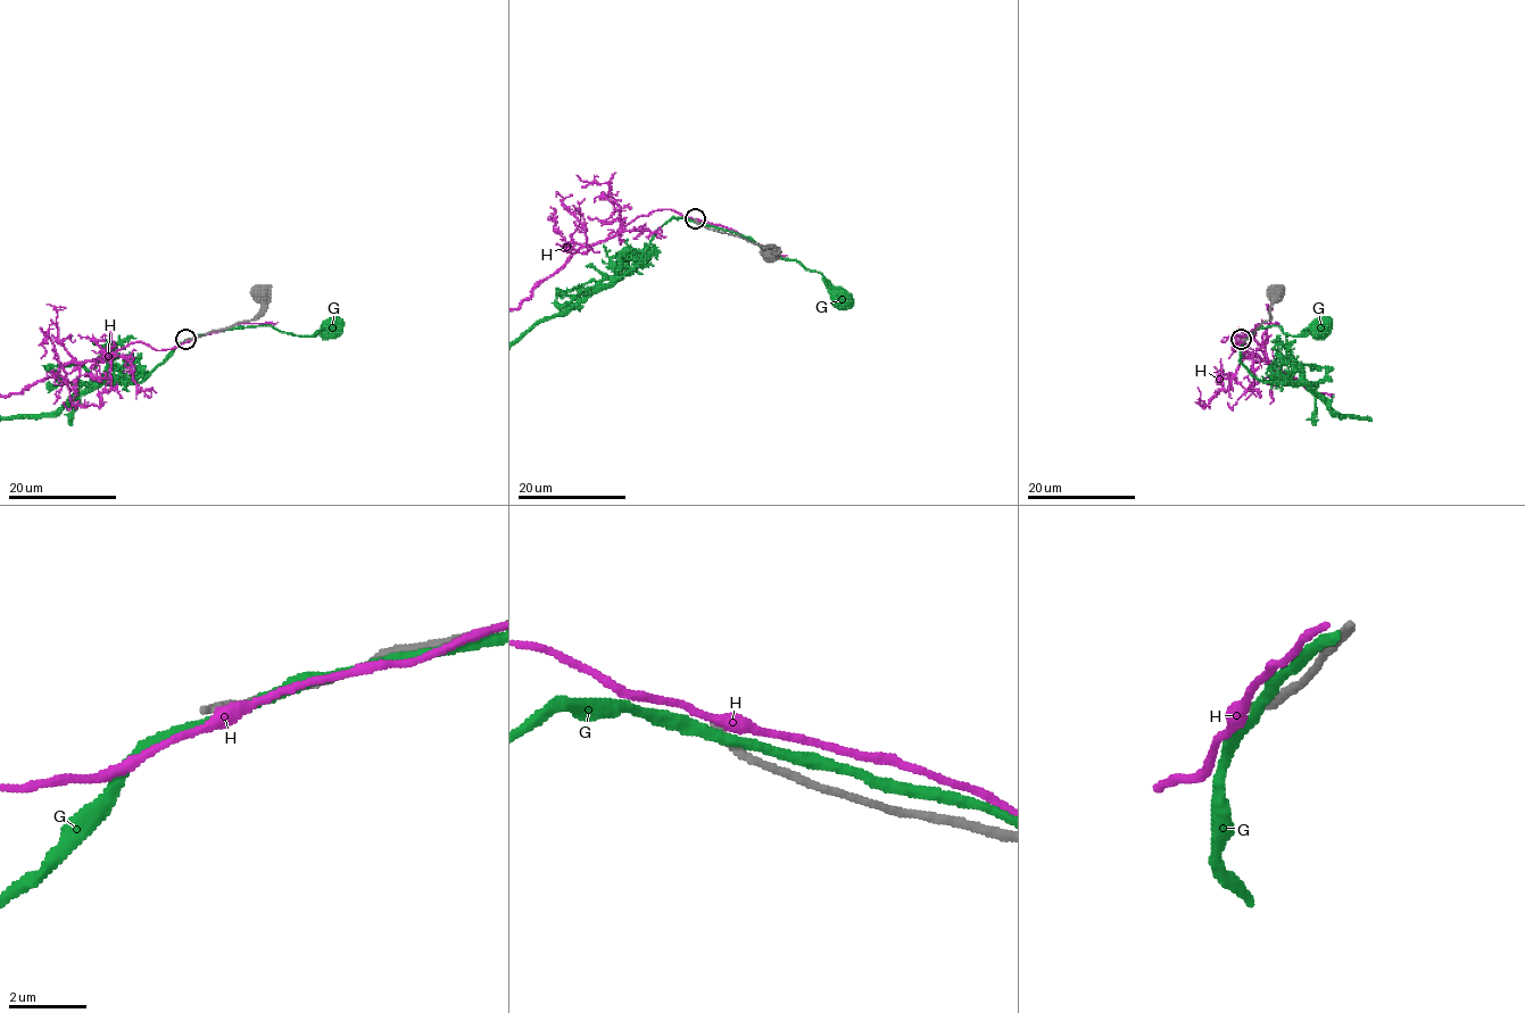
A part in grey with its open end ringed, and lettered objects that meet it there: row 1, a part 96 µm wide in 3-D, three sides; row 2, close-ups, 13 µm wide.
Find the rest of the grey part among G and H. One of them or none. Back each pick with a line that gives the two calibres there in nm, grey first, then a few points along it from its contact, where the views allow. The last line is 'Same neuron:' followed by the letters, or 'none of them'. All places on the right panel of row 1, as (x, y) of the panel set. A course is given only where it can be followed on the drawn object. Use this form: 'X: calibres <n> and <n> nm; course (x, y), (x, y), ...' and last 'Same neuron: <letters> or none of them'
Same neuron: none of them

